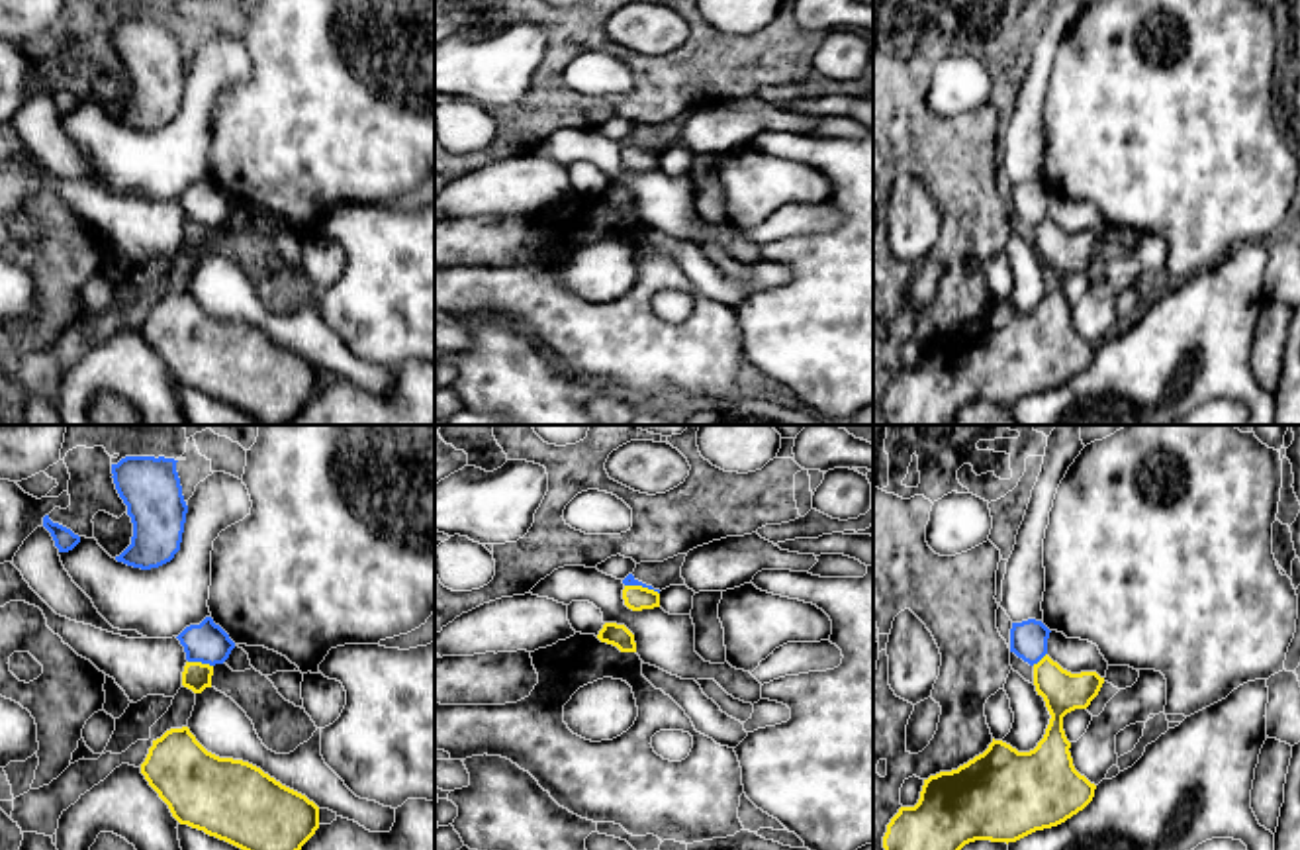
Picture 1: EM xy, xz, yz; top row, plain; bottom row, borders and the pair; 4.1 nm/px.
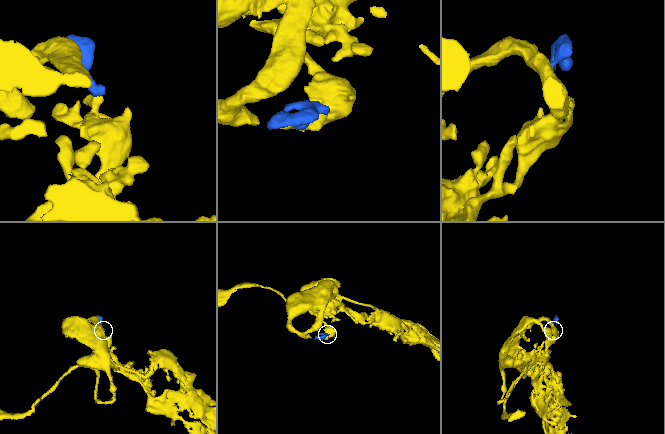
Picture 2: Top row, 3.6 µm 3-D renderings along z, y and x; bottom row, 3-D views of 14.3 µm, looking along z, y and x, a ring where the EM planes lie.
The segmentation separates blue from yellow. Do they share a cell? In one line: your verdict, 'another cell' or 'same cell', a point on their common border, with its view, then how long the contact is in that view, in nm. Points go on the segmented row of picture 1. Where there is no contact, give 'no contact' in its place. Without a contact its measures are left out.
another cell; contact xy (200, 661); length 110 nm

